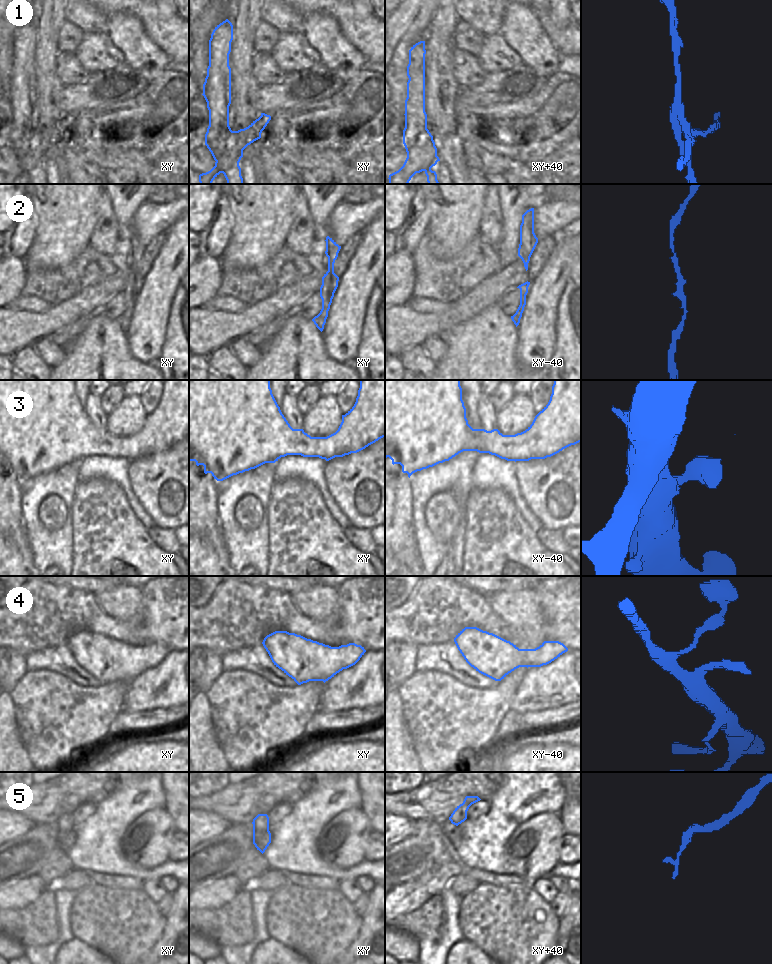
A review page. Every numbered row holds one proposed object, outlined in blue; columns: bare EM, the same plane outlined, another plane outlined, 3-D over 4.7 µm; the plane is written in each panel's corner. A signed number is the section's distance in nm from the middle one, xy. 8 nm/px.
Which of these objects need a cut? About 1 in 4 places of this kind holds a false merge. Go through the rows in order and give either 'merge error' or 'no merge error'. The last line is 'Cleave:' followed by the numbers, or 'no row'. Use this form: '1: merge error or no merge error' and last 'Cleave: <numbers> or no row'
1: merge error
2: no merge error
3: no merge error
4: no merge error
5: no merge error
Cleave: 1

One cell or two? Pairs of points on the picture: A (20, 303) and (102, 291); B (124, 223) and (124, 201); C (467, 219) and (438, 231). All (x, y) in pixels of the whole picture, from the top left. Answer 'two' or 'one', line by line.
A: two
B: one
C: one

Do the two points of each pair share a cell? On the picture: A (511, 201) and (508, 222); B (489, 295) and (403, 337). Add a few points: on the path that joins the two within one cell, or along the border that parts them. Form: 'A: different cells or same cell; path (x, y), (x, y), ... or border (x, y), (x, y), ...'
A: same cell; path (511, 206), (511, 217)
B: same cell; path (468, 306), (450, 319), (424, 326)

